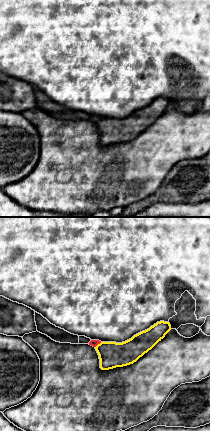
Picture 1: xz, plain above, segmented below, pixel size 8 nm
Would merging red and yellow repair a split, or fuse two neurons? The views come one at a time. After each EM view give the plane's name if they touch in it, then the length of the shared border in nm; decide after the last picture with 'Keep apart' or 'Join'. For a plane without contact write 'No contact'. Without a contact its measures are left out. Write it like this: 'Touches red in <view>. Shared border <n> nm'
Touches red in xz. Shared border 70 nm

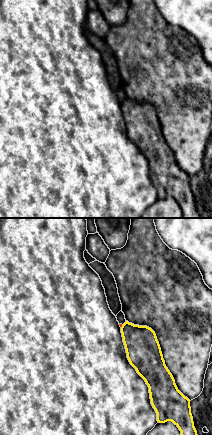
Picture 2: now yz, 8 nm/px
No contact

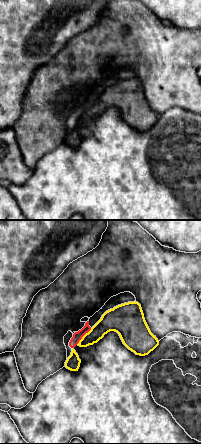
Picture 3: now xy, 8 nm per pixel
Touches red in xy. Shared border 180 nm

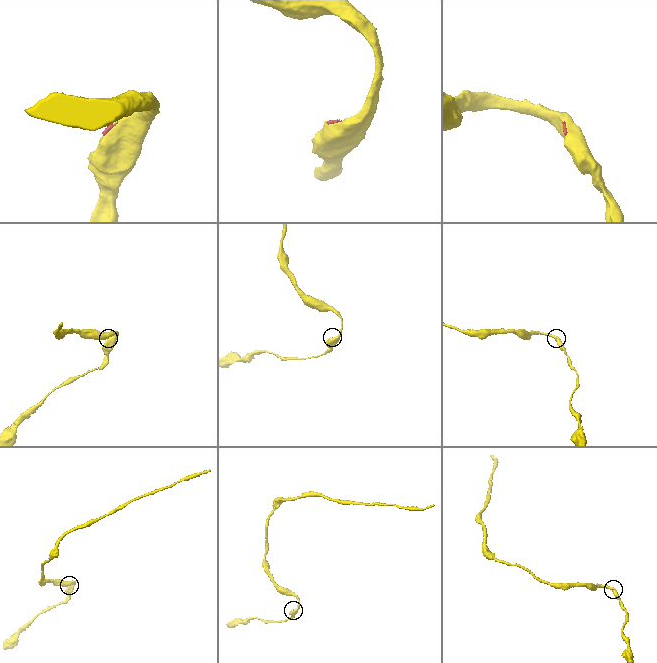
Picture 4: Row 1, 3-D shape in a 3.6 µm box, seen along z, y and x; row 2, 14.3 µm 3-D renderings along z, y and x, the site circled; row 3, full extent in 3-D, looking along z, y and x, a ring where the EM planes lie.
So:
Keep apart

